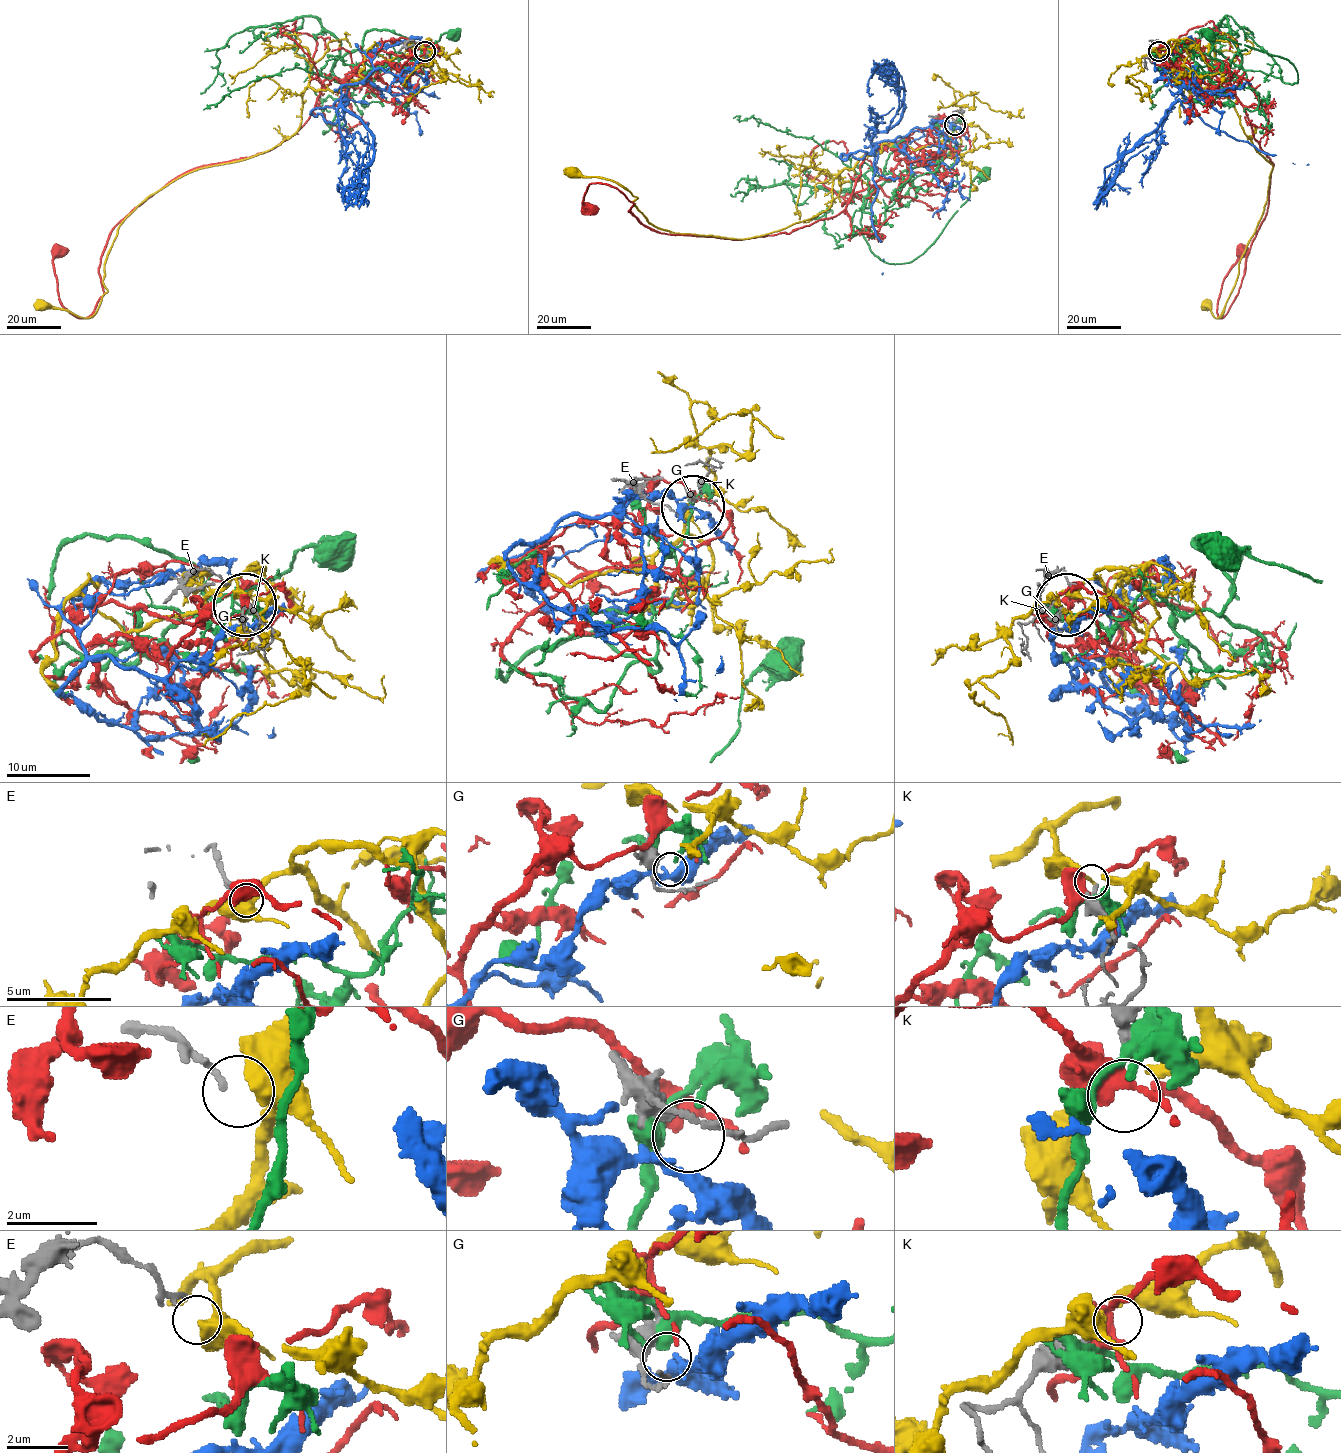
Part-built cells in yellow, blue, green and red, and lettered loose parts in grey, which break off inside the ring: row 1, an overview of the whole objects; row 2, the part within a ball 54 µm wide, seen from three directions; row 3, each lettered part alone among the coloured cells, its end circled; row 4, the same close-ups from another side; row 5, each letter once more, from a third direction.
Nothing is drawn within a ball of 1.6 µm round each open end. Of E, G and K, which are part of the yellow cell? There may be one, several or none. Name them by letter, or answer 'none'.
none

